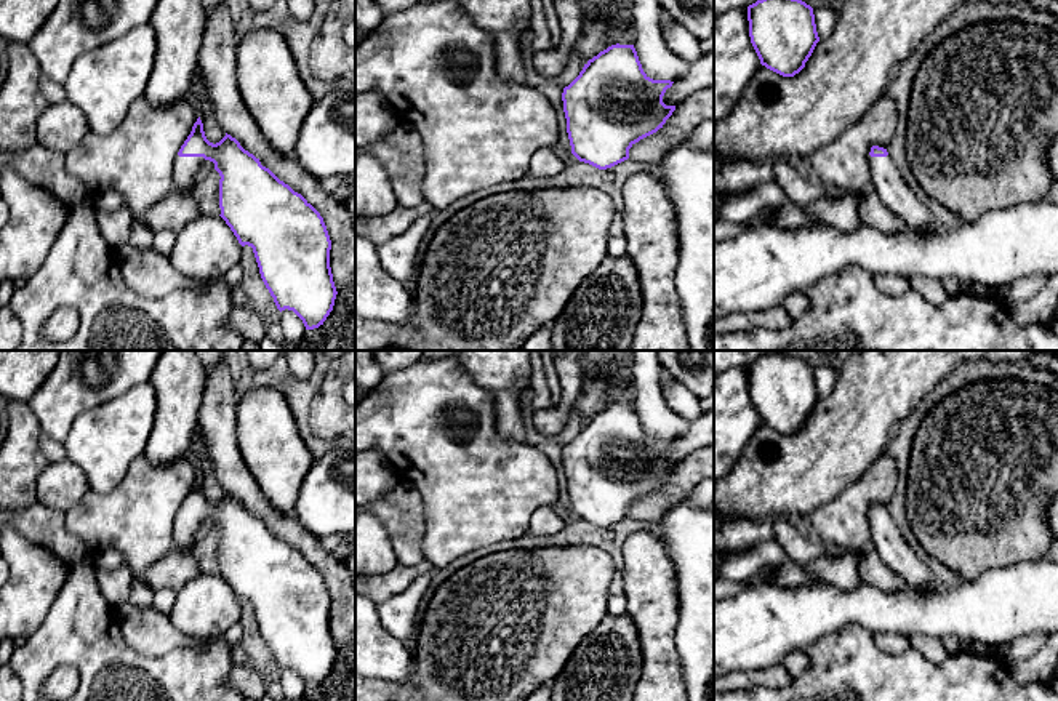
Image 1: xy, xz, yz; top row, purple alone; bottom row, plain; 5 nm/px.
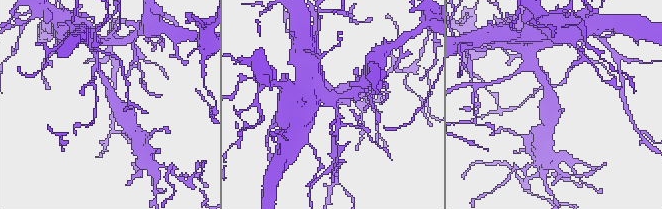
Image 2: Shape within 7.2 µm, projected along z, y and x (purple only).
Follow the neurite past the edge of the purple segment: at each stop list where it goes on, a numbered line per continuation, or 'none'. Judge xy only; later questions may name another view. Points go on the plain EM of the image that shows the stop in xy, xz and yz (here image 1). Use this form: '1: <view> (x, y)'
1: xy (184, 528)

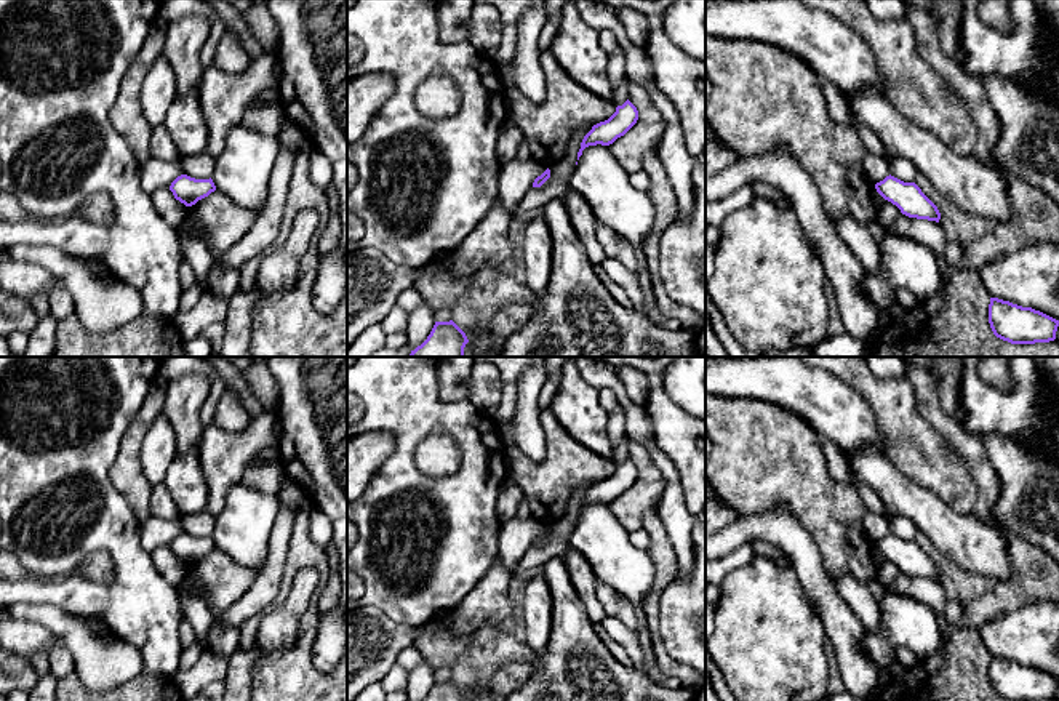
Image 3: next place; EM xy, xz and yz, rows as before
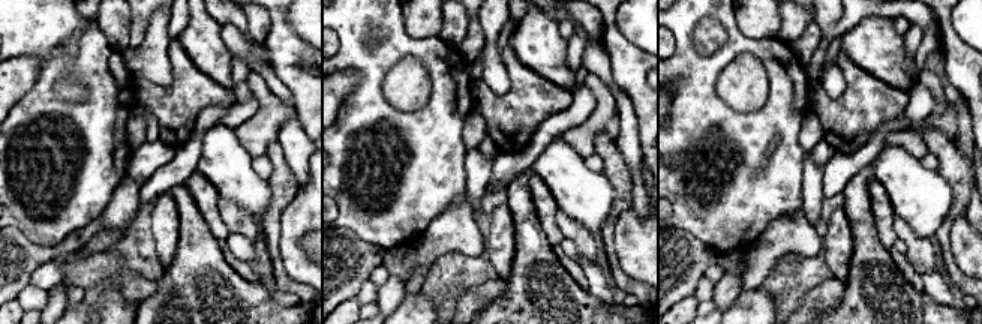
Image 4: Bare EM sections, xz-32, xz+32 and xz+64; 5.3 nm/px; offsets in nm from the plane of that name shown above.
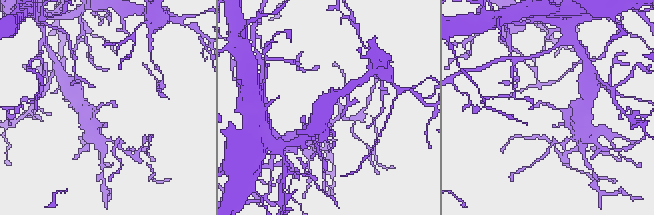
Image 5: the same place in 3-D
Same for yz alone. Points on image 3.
none

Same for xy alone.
none

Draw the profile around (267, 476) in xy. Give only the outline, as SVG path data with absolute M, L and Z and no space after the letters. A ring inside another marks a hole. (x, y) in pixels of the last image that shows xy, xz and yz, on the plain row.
M251 461L246 466L243 483L259 488L264 493L277 495L283 480L283 469L278 461Z

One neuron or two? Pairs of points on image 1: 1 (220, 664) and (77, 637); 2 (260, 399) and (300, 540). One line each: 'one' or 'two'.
1: one
2: two

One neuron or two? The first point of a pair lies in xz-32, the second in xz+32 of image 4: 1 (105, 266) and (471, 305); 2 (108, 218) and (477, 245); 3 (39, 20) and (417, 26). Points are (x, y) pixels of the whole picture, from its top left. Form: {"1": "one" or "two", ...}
{"1": "one", "2": "one", "3": "two"}

